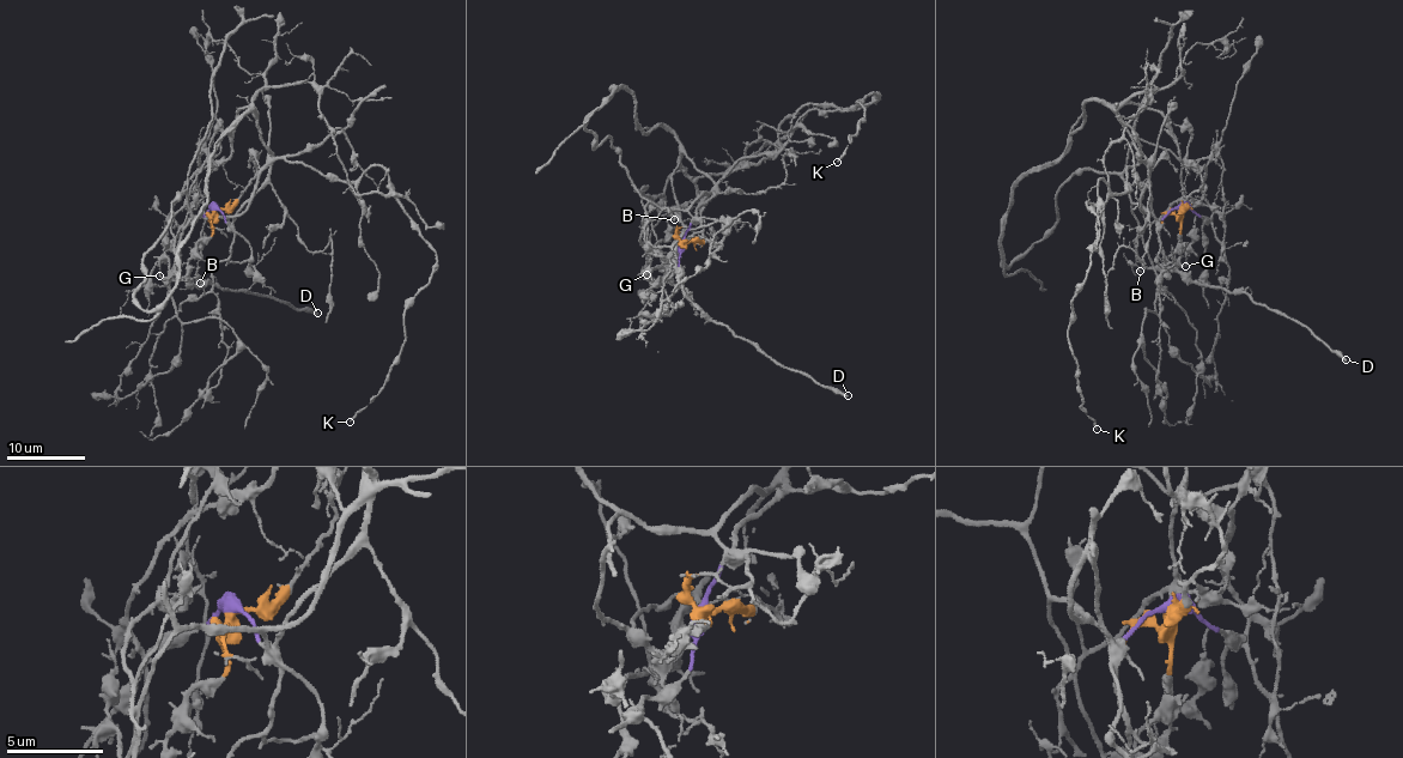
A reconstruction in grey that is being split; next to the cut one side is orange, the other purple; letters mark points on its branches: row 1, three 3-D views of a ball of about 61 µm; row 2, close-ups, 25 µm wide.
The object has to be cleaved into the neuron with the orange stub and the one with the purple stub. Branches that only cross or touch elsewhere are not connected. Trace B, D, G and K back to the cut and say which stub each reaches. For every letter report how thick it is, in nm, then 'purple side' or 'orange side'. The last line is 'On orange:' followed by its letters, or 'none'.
B: 100 nm | orange side
D: 280 nm | orange side
G: 100 nm | orange side
K: 140 nm | purple side
On orange: B, D, G

